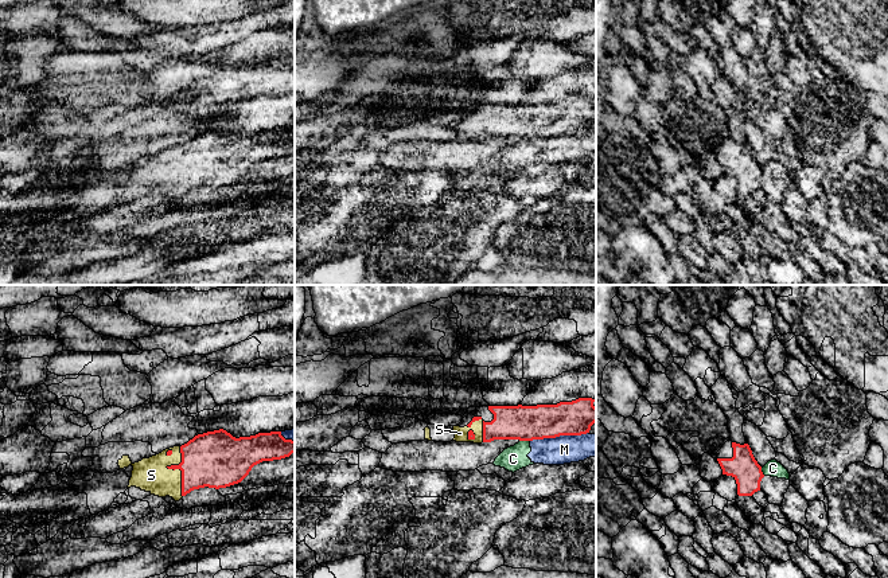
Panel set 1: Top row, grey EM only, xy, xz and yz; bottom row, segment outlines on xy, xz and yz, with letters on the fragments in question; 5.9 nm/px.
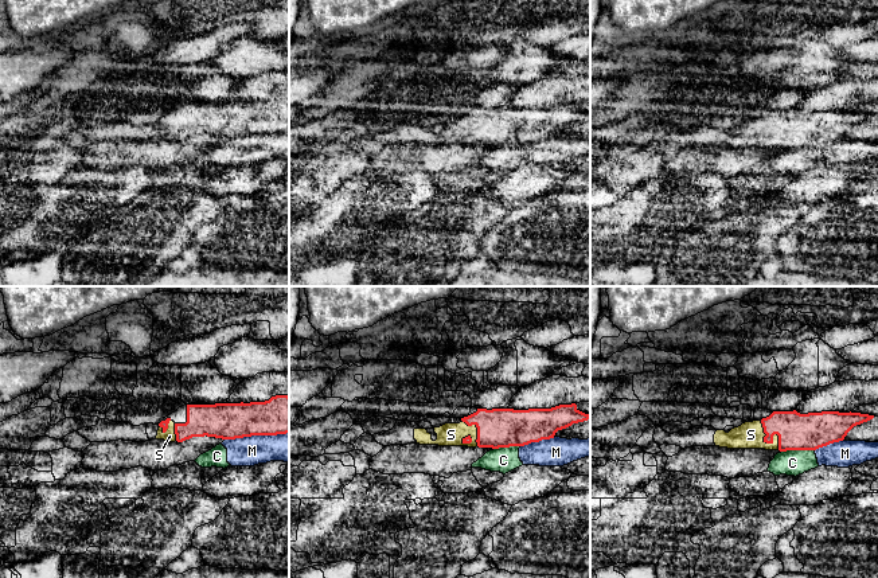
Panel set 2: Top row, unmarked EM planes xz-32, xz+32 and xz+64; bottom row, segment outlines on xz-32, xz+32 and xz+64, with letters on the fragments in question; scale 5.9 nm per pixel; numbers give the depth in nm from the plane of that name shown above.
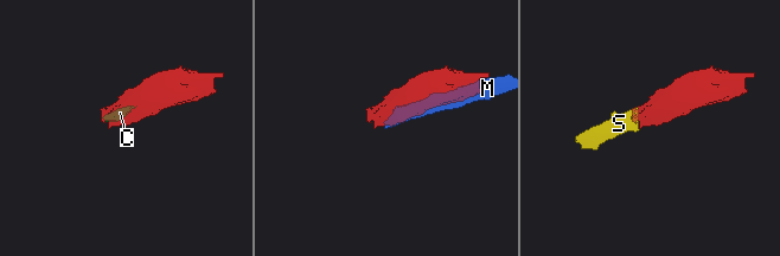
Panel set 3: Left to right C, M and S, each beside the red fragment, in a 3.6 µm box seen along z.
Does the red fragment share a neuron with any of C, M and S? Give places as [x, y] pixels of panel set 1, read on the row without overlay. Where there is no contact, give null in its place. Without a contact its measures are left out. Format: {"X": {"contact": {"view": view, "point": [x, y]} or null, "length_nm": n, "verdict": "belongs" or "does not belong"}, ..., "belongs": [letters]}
{"C": {"contact": {"view": "xz", "point": [525, 139]}, "length_nm": 60, "verdict": "does not belong"}, "M": {"contact": {"view": "xz", "point": [559, 135]}, "length_nm": 360, "verdict": "does not belong"}, "S": {"contact": {"view": "xy", "point": [175, 167]}, "length_nm": 300, "verdict": "belongs"}, "belongs": ["S"]}

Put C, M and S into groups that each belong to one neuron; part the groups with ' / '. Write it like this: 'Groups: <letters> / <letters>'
Groups: C M / S

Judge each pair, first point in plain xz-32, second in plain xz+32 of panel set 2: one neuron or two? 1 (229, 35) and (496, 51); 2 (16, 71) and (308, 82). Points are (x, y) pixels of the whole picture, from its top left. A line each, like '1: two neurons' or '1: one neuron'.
1: one neuron
2: one neuron

